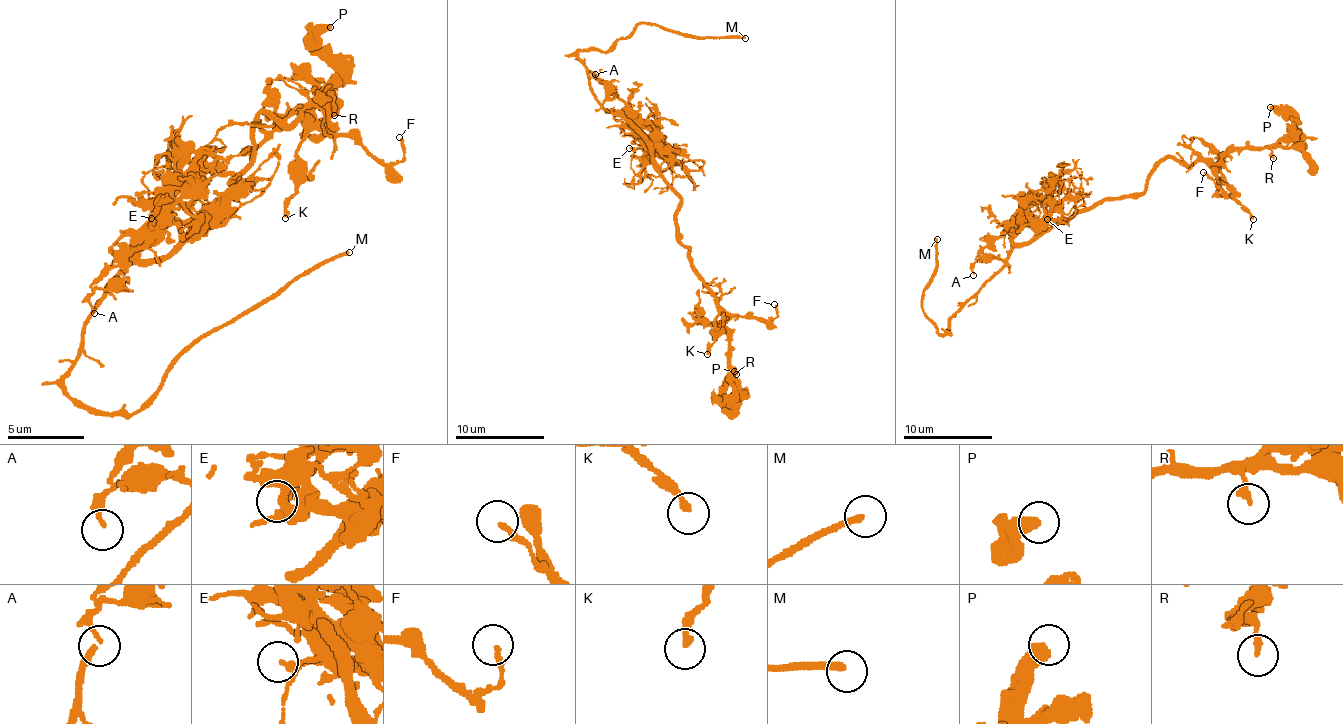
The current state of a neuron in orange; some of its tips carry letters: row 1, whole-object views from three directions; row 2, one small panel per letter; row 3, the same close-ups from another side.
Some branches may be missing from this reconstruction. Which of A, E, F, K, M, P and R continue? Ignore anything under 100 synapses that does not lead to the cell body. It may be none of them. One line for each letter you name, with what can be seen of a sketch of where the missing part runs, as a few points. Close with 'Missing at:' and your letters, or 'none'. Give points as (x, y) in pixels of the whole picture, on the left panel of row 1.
Missing at: M

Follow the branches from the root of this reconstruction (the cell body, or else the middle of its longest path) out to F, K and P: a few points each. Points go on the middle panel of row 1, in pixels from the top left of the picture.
F: (645, 141), (680, 199), (676, 237), (705, 289), (730, 313), (772, 320), (774, 304)
K: (645, 141), (656, 168), (680, 199), (676, 237), (689, 251), (694, 273), (716, 300), (714, 342), (707, 354)
P: (645, 141), (680, 199), (676, 237), (723, 316), (727, 376), (736, 385), (727, 396), (725, 380), (734, 371)

